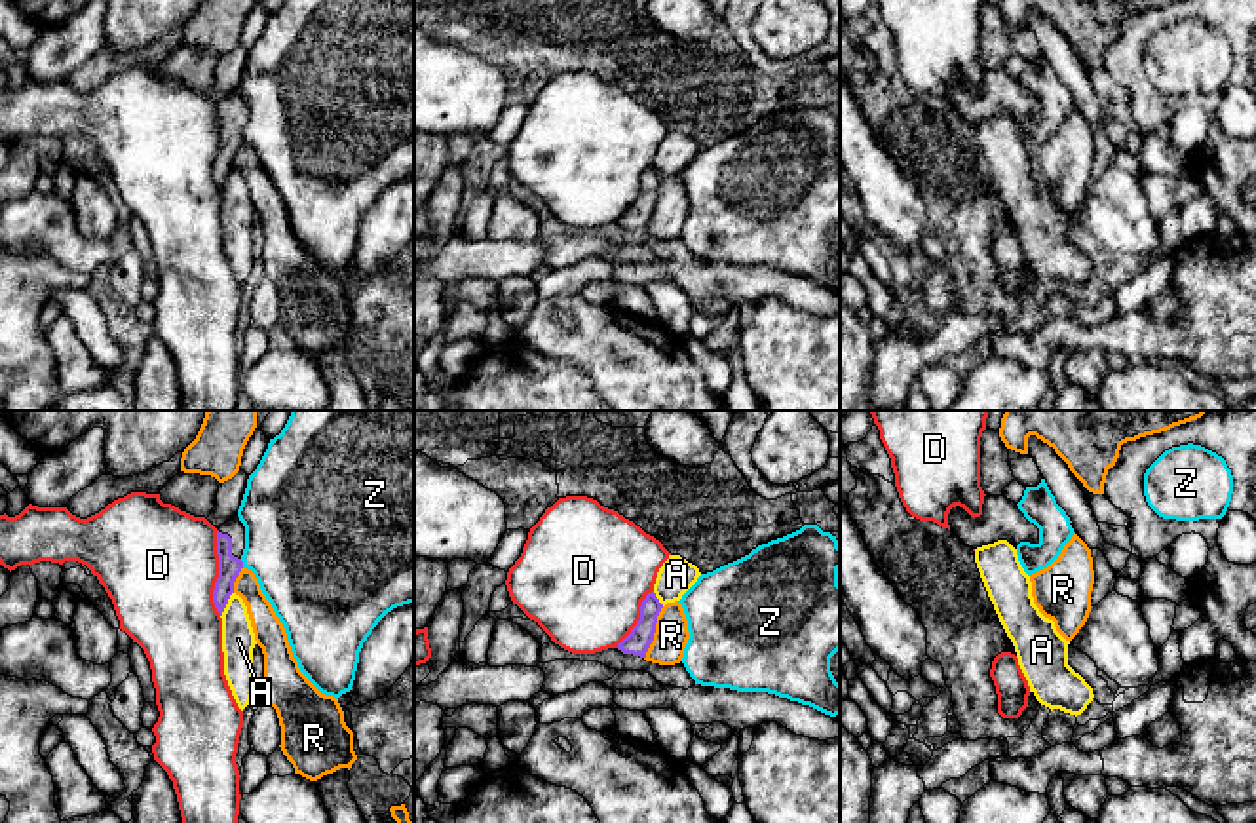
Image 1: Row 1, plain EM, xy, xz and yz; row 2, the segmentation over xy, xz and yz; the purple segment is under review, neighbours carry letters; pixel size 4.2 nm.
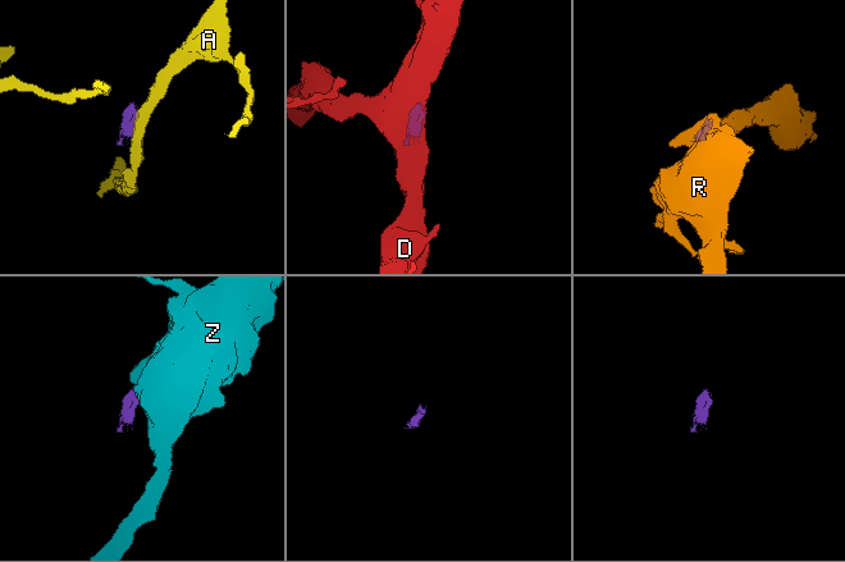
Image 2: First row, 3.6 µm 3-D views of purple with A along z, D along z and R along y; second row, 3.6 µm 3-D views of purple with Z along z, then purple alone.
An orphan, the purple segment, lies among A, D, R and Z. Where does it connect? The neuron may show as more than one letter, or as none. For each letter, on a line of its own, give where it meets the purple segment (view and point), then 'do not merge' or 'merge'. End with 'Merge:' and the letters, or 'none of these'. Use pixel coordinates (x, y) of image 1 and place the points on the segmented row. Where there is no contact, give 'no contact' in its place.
A: meets purple in xy at (227, 603); do not merge
D: meets purple in xy at (219, 573); do not merge
R: meets purple in xz at (654, 631); do not merge
Z: meets purple in xy at (242, 563); do not merge
Merge: none of these

